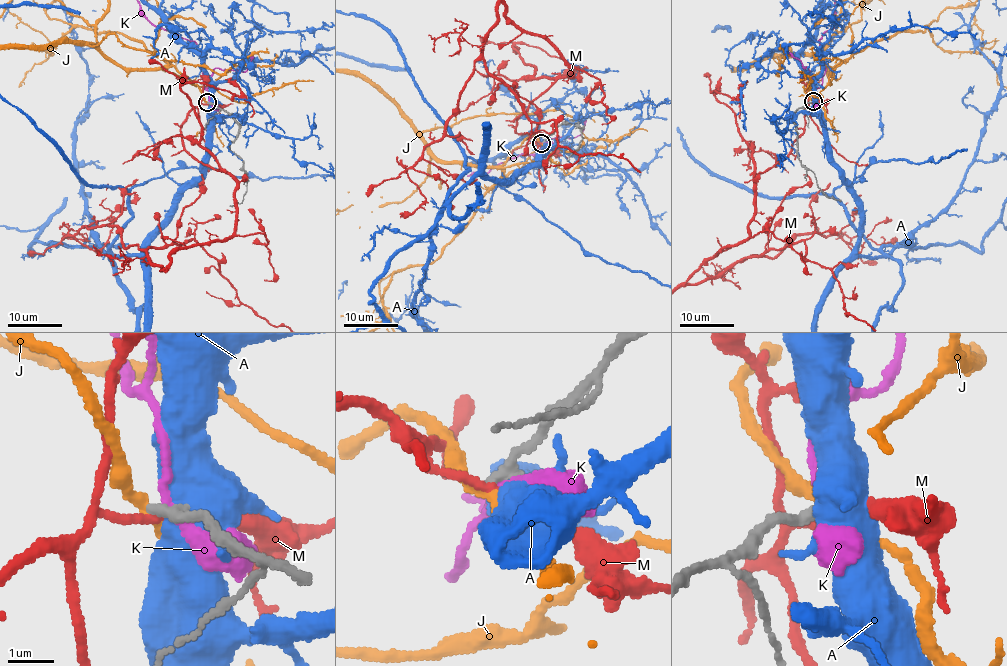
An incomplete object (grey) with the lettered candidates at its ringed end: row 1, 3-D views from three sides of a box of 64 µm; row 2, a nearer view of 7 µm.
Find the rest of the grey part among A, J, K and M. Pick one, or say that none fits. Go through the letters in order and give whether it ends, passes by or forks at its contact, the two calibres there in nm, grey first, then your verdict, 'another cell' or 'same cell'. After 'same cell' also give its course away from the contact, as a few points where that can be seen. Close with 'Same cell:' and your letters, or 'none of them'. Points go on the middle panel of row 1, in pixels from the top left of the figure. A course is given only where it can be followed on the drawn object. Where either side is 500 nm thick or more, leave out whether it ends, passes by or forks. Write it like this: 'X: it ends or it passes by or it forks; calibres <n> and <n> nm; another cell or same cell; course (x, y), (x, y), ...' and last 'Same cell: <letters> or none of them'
A: calibres 280 and 550 nm; another cell
J: it passes by; calibres 240 and 200 nm; same cell
K: it passes by; calibres 260 and 200 nm; another cell
M: it passes by; calibres 240 and 170 nm; another cell
Same cell: J

